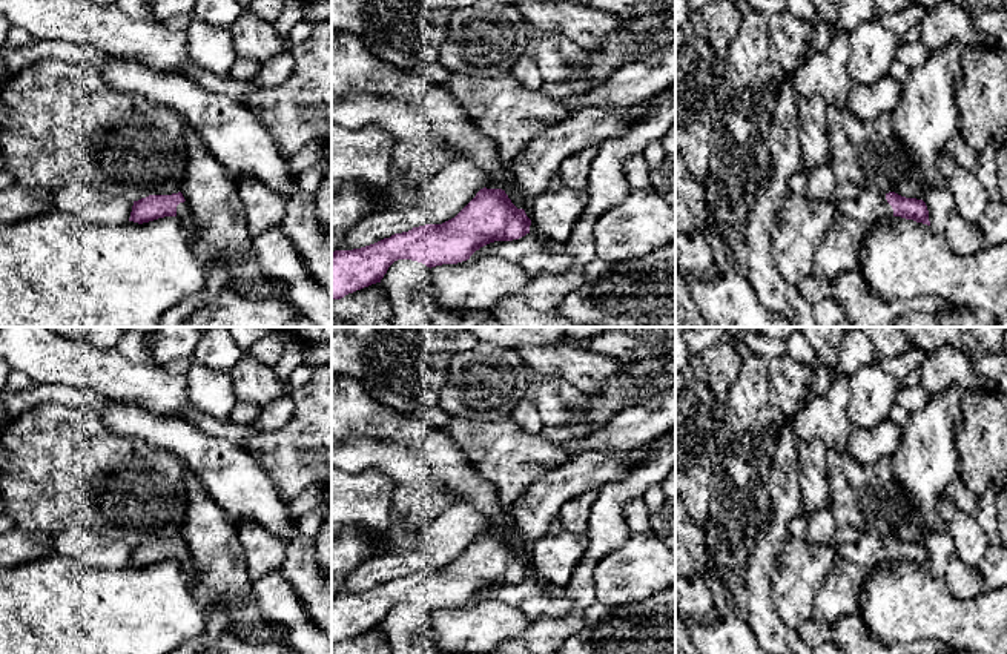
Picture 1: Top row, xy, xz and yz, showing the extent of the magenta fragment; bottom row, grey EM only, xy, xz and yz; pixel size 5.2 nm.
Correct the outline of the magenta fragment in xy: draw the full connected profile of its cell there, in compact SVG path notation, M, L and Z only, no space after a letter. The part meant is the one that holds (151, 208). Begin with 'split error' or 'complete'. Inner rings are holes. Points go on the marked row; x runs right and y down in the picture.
split error; M181 192L172 195L149 195L134 201L129 221L143 224L164 216L178 216L186 229L193 229L190 207Z

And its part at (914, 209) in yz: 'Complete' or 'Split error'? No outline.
Split error

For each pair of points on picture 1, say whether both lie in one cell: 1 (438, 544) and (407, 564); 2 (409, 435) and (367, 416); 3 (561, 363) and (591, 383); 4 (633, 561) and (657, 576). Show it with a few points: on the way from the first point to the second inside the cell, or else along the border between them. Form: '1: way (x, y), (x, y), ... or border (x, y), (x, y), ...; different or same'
1: way (430, 551), (415, 559); same
2: way (398, 427), (378, 421); same
3: way (568, 363), (584, 375); same
4: way (639, 567), (651, 570); same

